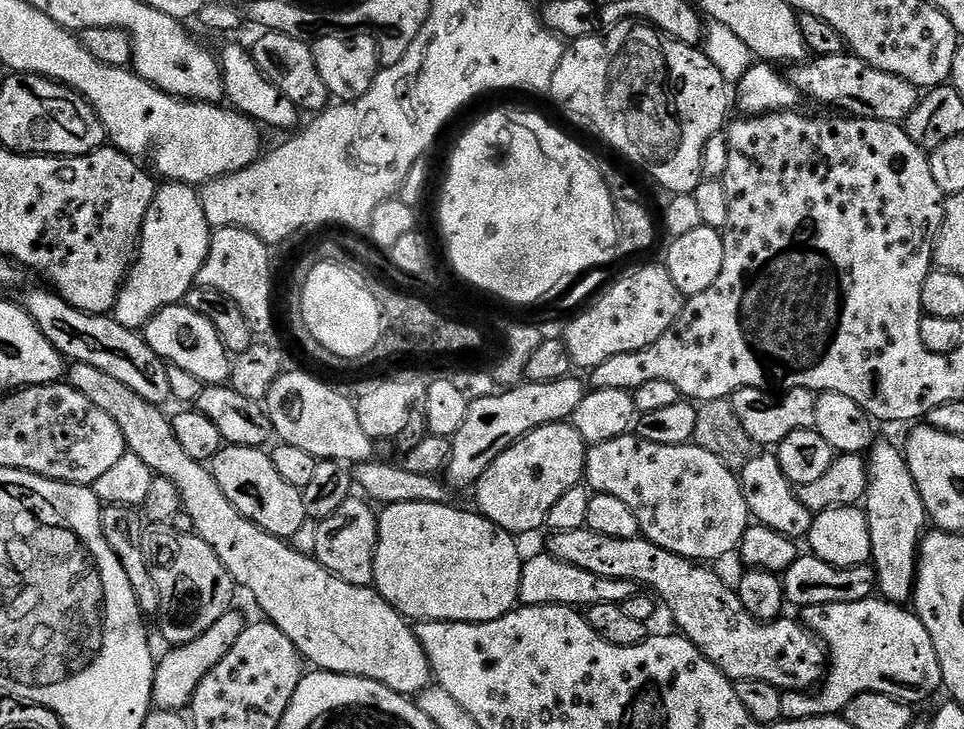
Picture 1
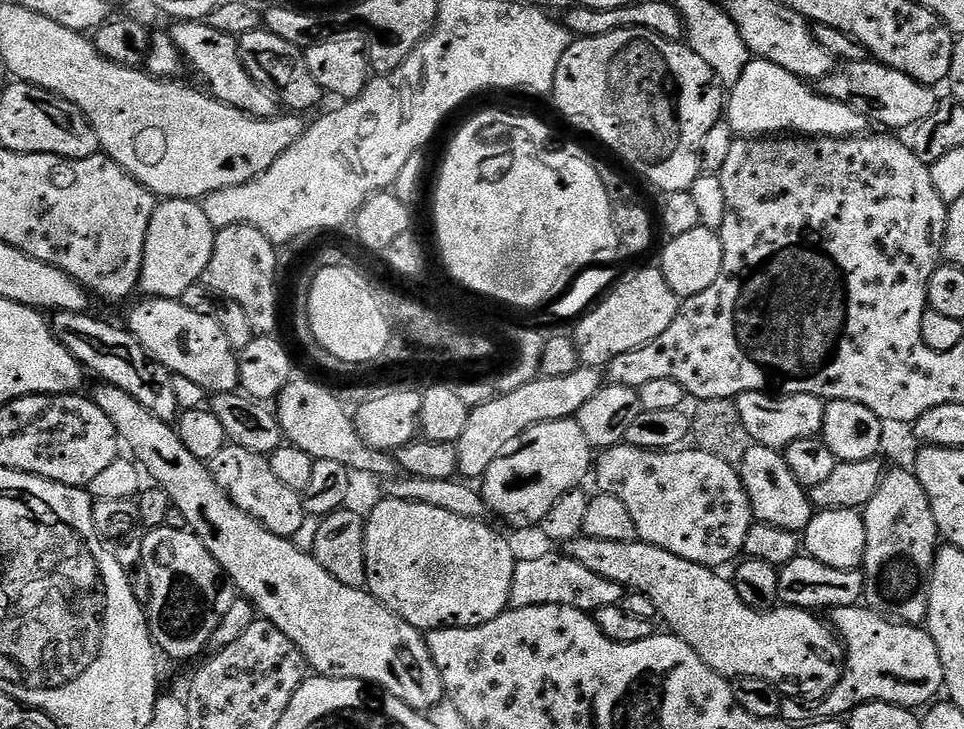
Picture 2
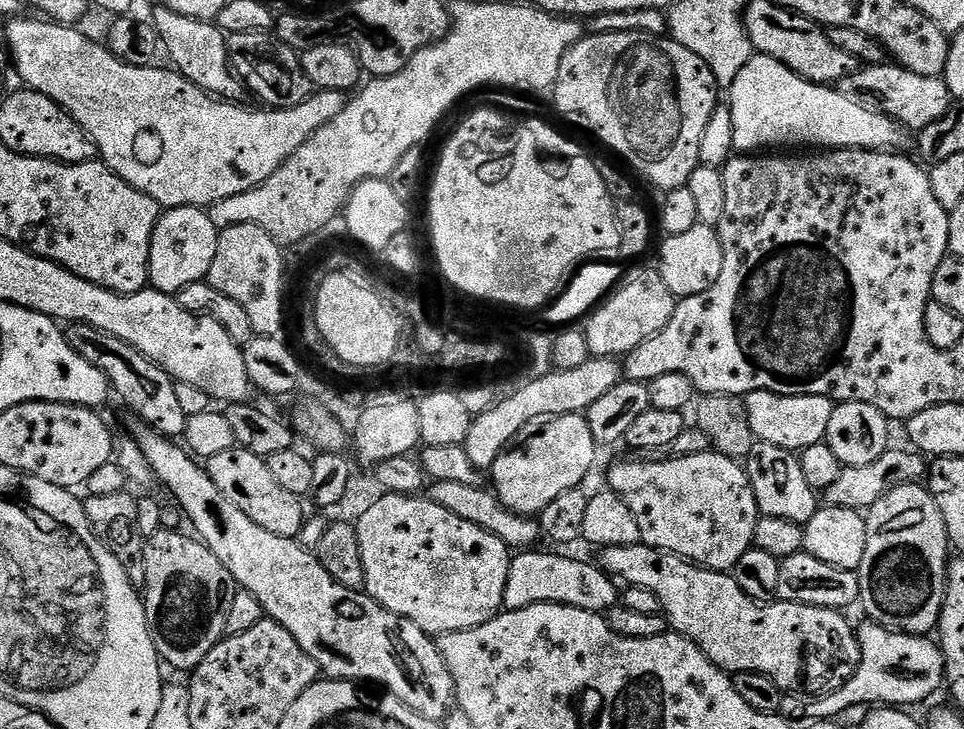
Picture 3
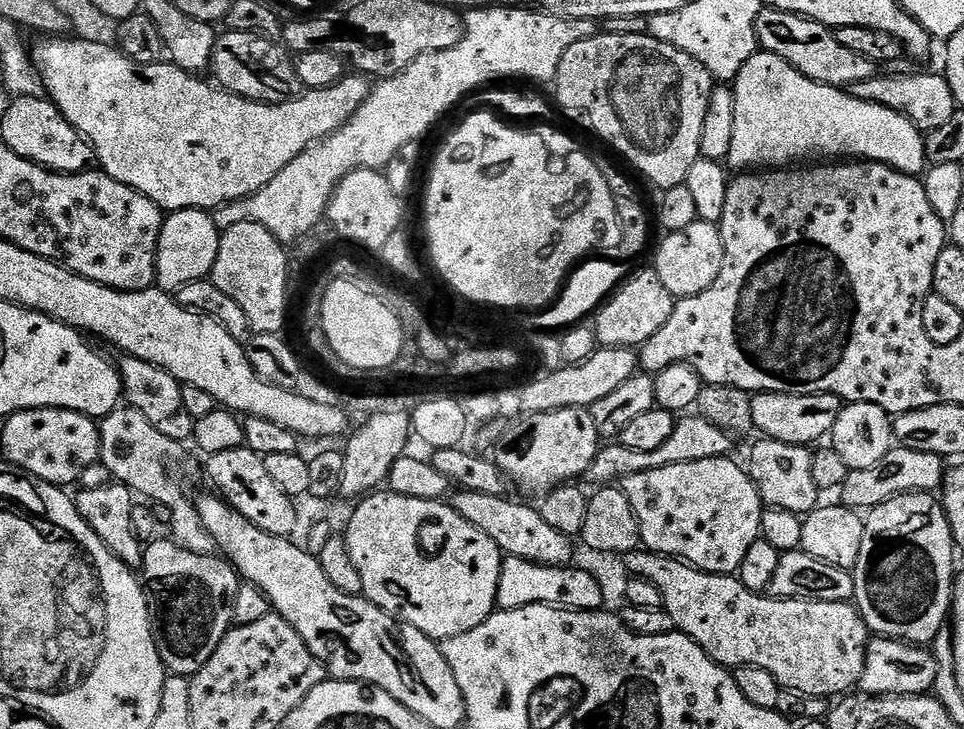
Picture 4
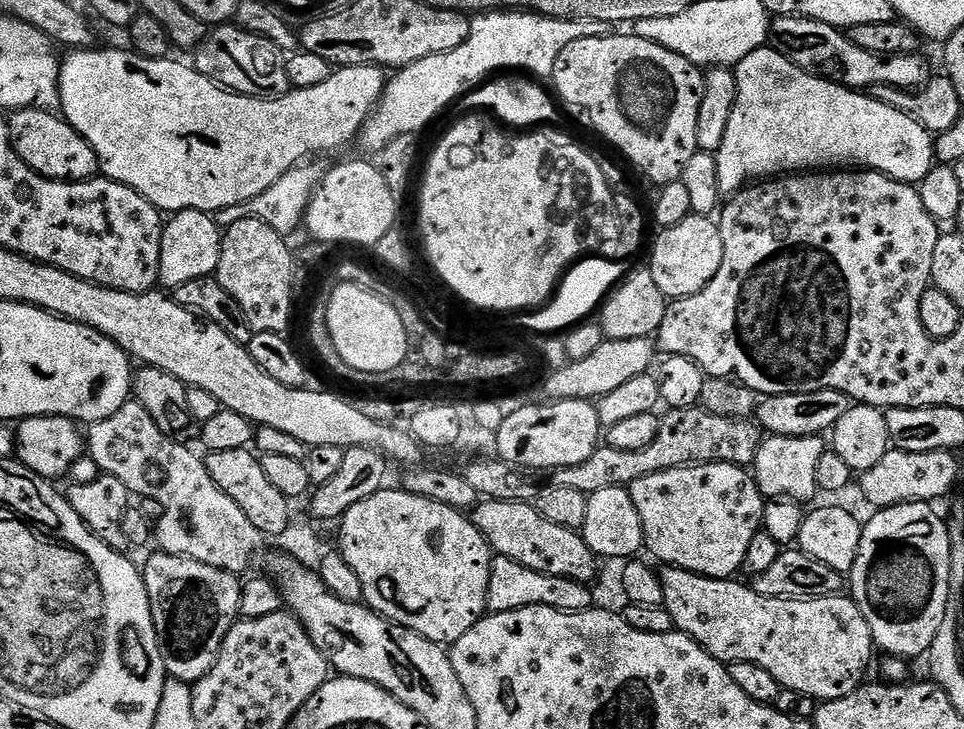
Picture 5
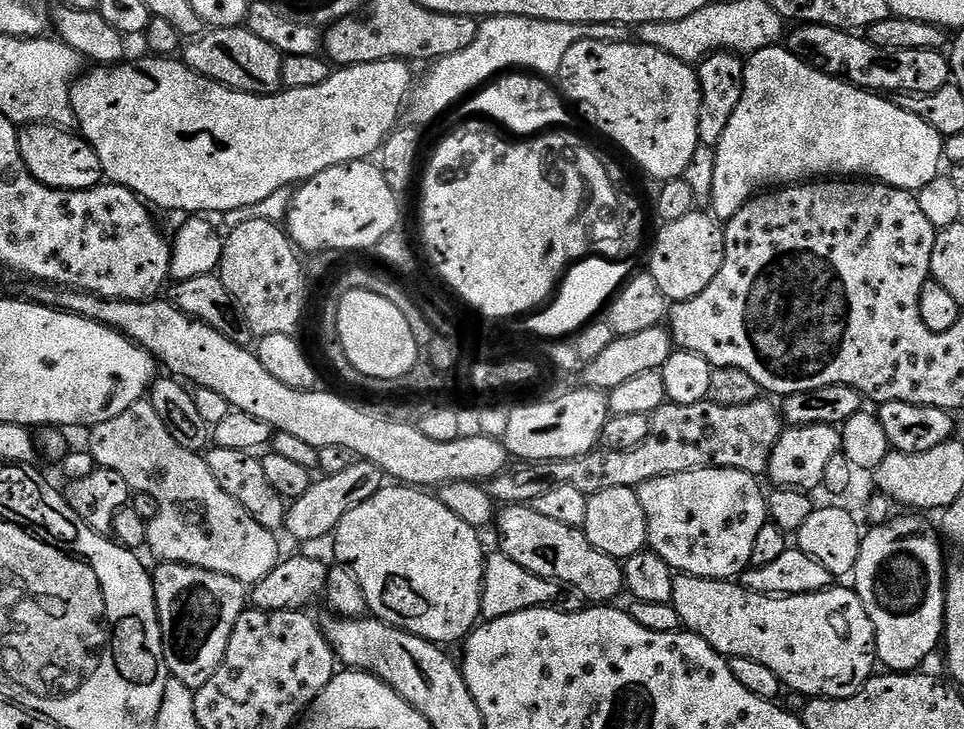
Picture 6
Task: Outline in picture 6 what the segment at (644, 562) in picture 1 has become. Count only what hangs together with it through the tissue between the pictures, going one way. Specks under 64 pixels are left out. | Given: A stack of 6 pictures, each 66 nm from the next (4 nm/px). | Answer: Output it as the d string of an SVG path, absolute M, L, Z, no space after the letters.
M676 574L672 577L673 610L687 631L702 638L717 654L725 658L754 658L769 670L778 674L785 689L793 688L804 698L841 700L858 694L864 684L874 675L877 667L876 635L874 622L866 614L866 606L851 587L833 586L825 592L798 594L797 596L763 596L752 592L739 582L711 580L697 576Z

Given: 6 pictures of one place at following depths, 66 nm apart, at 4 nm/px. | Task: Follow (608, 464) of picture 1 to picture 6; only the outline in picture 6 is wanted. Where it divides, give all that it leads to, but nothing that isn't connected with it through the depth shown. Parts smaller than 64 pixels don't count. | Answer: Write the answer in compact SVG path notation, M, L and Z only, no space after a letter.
M695 468L670 474L669 476L658 476L643 480L636 488L638 502L642 504L642 514L646 518L646 530L648 531L648 548L663 558L677 573L685 576L697 576L698 578L710 578L711 580L732 580L737 574L749 567L754 550L754 538L758 538L758 530L762 530L764 524L769 523L768 501L765 489L760 489L761 481L755 476L746 474L742 470L730 470L729 468Z

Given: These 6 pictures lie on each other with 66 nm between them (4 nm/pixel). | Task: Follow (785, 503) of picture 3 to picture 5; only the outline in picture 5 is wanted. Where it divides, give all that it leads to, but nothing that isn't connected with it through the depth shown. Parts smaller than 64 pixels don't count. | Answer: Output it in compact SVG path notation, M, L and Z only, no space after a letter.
M765 435L758 446L756 460L750 465L751 475L758 490L768 500L794 500L805 502L818 496L816 471L818 458L826 450L826 440L819 436L773 436Z

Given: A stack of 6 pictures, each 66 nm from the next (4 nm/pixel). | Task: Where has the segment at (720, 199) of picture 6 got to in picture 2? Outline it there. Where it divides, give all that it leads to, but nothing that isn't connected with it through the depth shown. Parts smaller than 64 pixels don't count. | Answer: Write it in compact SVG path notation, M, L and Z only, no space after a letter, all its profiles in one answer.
M752 58L736 85L726 96L726 122L740 138L759 138L773 134L801 136L858 136L865 131L866 121L850 106L820 95L800 77L766 62Z

